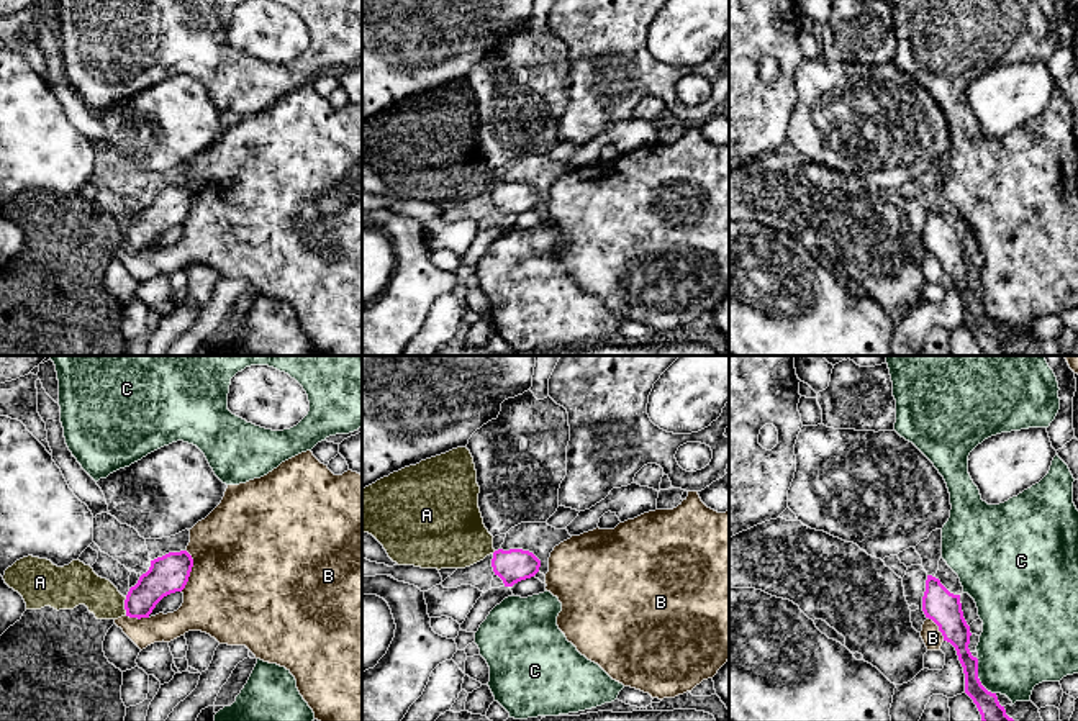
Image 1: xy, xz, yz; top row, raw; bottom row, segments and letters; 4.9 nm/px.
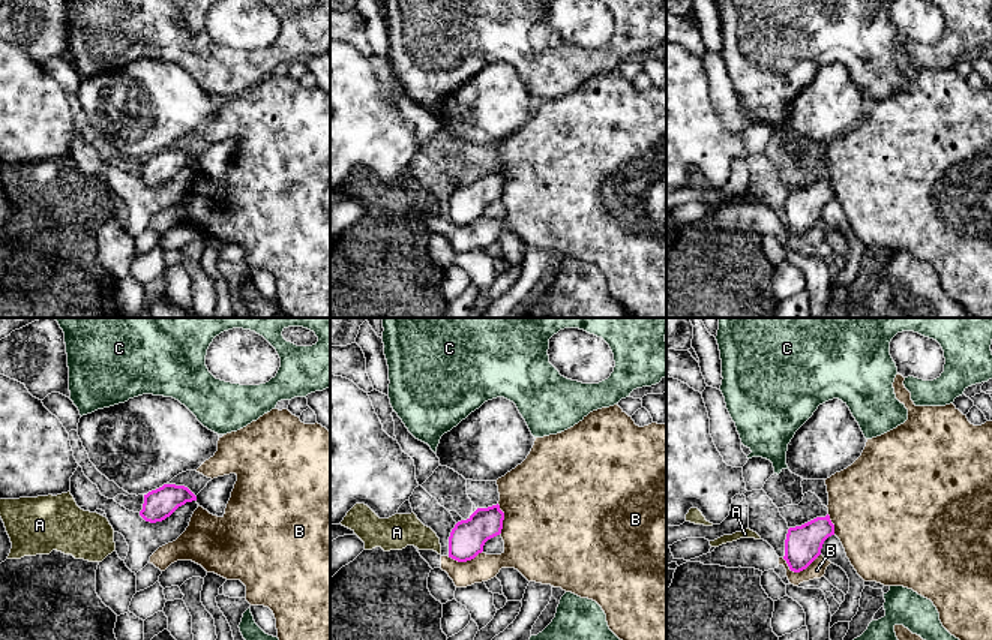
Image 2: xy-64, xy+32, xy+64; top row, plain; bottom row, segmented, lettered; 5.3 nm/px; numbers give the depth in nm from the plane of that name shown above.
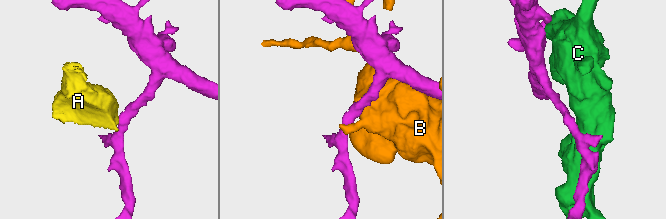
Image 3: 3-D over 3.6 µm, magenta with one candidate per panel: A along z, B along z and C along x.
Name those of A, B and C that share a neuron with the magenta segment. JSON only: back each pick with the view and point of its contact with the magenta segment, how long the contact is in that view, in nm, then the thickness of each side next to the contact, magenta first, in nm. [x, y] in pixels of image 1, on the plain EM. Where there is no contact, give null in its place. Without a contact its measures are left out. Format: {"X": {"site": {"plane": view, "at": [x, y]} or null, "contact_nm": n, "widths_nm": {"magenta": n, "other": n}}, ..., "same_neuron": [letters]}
{"same_neuron": []}

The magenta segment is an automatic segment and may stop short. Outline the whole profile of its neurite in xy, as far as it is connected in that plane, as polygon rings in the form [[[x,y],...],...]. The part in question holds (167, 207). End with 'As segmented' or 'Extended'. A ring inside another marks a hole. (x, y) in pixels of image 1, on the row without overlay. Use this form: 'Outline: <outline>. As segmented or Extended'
Outline: [[[187,184],[169,185],[151,193],[149,203],[139,210],[126,228],[126,249],[149,251],[164,229],[185,221],[192,200],[193,192]]]. As segmented

